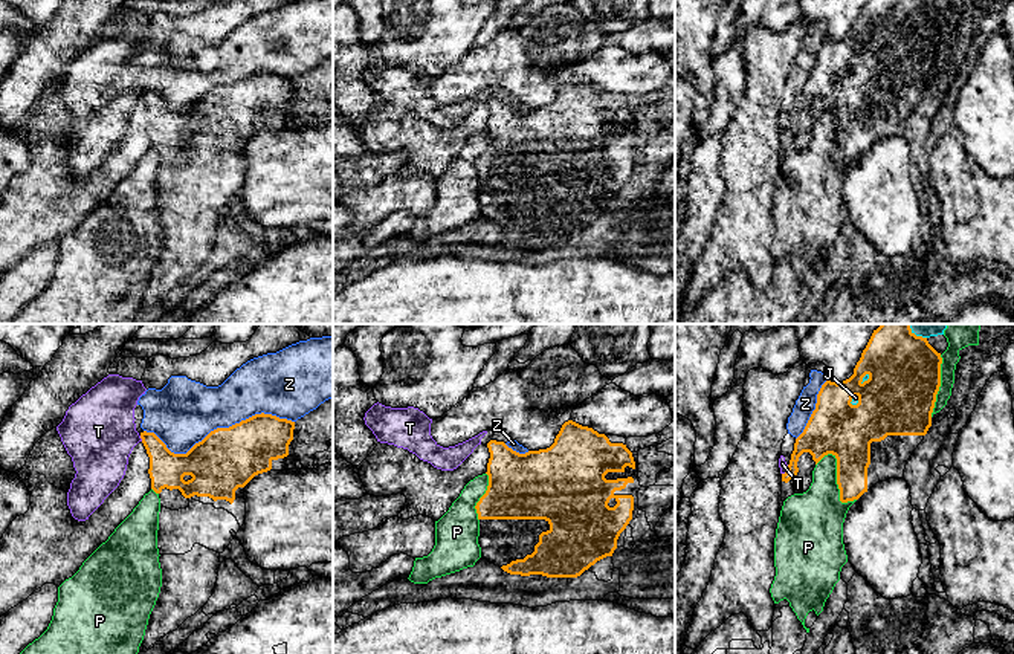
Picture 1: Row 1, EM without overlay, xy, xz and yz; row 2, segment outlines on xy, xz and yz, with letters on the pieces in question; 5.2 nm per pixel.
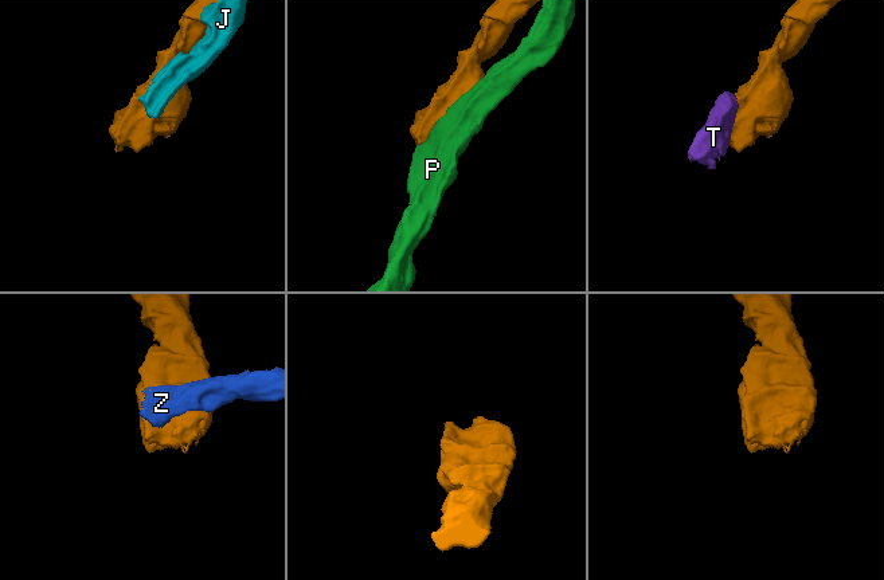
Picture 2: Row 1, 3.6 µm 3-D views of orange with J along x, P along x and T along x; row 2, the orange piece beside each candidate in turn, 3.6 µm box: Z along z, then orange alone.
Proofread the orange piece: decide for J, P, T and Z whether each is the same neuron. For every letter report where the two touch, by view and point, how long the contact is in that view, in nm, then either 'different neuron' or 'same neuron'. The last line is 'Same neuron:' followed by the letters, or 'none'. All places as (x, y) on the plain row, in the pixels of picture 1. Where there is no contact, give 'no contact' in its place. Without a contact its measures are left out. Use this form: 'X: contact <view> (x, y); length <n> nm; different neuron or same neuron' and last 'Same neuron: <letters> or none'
J: contact yz (858, 58); length 70 nm; different neuron
P: contact yz (837, 139); length 300 nm; different neuron
T: contact xy (141, 95); length 40 nm; different neuron
Z: contact xy (219, 86); length 800 nm; different neuron
Same neuron: none

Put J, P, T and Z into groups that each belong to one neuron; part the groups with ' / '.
J / P / T Z

